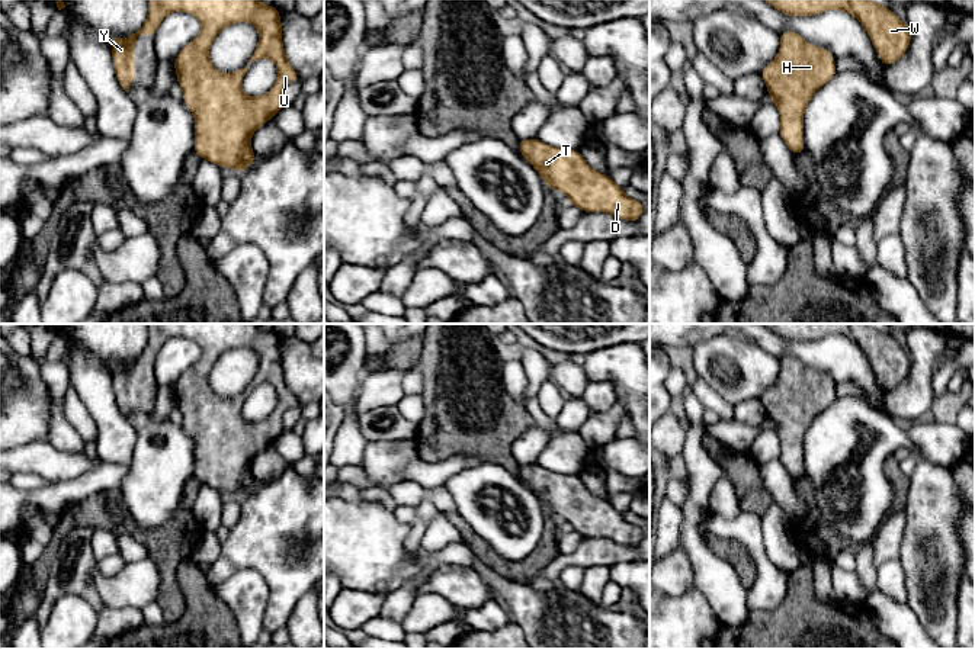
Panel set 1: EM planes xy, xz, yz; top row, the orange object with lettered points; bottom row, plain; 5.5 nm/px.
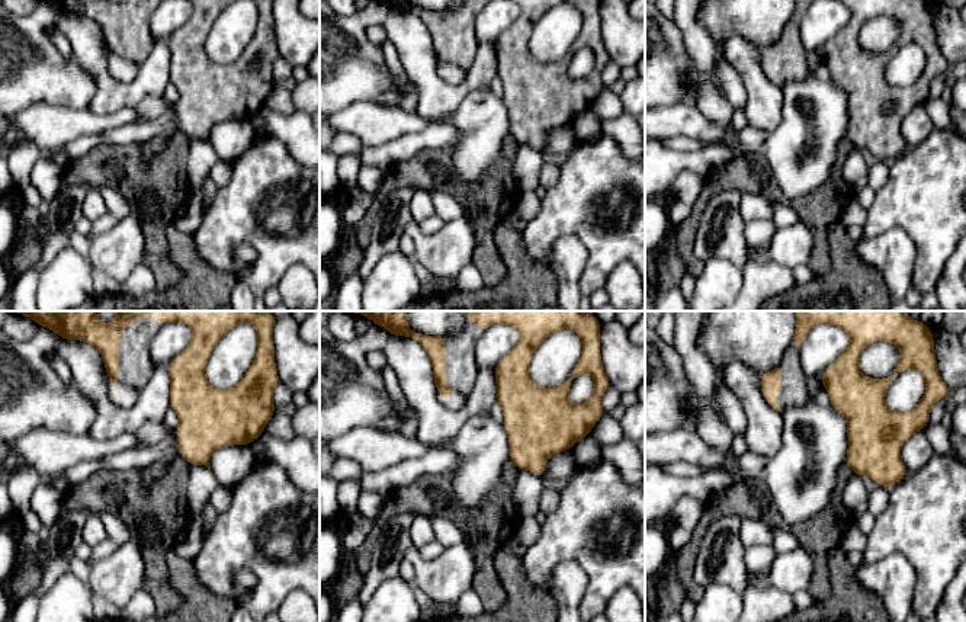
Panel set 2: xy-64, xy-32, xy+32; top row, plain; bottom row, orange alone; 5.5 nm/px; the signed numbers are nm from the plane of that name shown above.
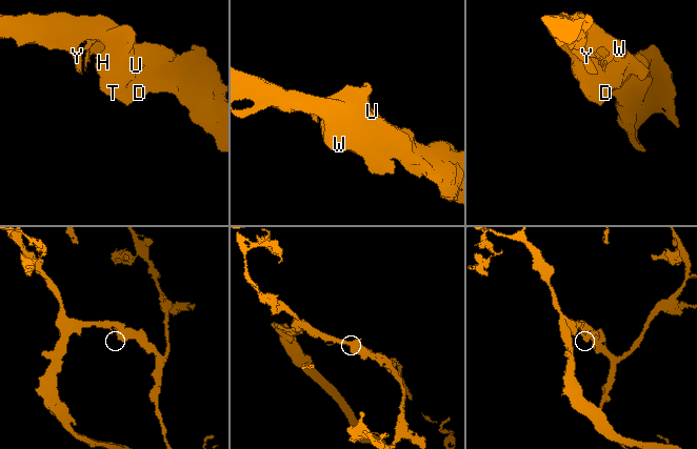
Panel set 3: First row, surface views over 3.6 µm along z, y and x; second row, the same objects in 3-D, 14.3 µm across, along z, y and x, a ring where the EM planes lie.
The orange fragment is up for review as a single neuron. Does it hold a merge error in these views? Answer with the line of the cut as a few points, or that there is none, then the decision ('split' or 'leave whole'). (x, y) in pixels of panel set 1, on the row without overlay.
cut none; leave whole

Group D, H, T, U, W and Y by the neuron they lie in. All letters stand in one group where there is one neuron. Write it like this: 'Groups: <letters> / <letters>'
Groups: D H T U W Y

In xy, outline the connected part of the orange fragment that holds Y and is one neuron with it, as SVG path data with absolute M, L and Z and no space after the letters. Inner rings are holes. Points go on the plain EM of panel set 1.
M147 324L148 341L139 356L126 364L110 360L113 395L119 411L129 418L129 409L135 405L135 369L138 360L155 360L163 344L171 337L187 337L196 341L202 350L199 360L189 367L176 382L174 395L177 408L183 417L183 425L195 443L195 469L193 478L218 492L231 492L237 497L246 497L257 483L251 475L251 462L257 453L285 431L283 414L286 409L301 405L292 391L288 388L283 367L280 338L272 331L264 331L259 324ZM247 347L257 353L259 369L250 388L260 383L270 383L278 393L278 405L263 421L247 421L243 414L243 402L247 392L234 398L219 398L209 385L209 373L215 362L227 351Z

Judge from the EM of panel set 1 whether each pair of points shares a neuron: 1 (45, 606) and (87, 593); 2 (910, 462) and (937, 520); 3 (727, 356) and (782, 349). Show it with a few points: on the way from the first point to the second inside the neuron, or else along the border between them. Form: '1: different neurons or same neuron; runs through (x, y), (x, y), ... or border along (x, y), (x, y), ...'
1: same neuron; runs through (54, 594), (61, 587), (76, 587)
2: different neurons; border along (919, 460), (908, 476)
3: different neurons; border along (733, 339), (754, 343), (779, 360)

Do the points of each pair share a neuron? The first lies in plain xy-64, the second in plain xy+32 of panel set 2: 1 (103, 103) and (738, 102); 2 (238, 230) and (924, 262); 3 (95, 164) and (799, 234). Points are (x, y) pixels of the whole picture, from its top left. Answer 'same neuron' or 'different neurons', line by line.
1: different neurons
2: same neuron
3: different neurons

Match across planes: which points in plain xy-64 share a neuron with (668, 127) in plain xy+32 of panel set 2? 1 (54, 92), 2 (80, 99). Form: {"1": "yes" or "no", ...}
{"1": "no", "2": "no"}

